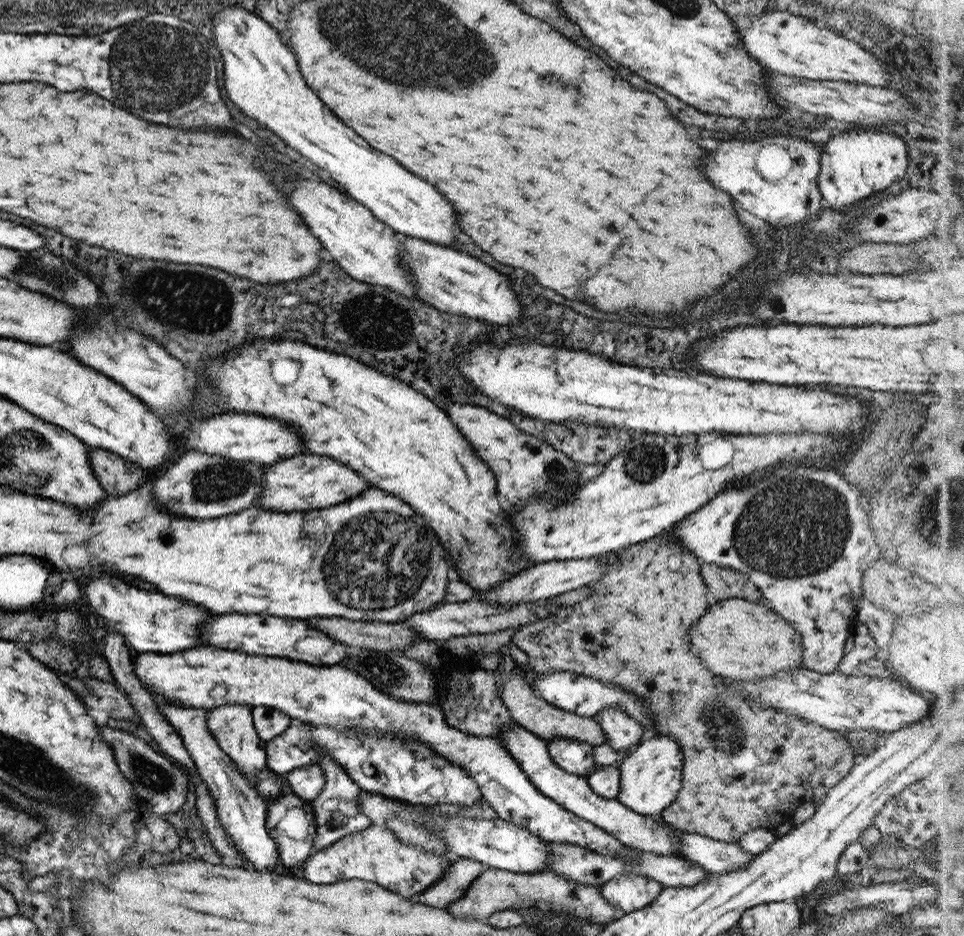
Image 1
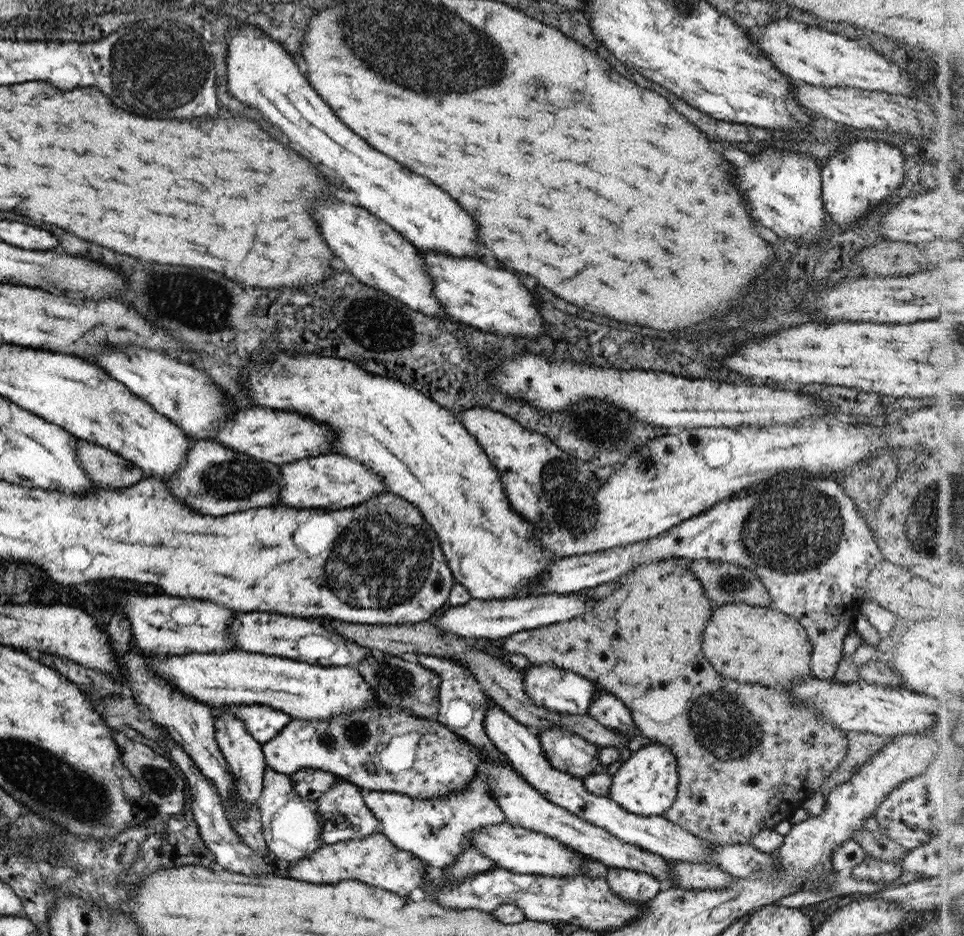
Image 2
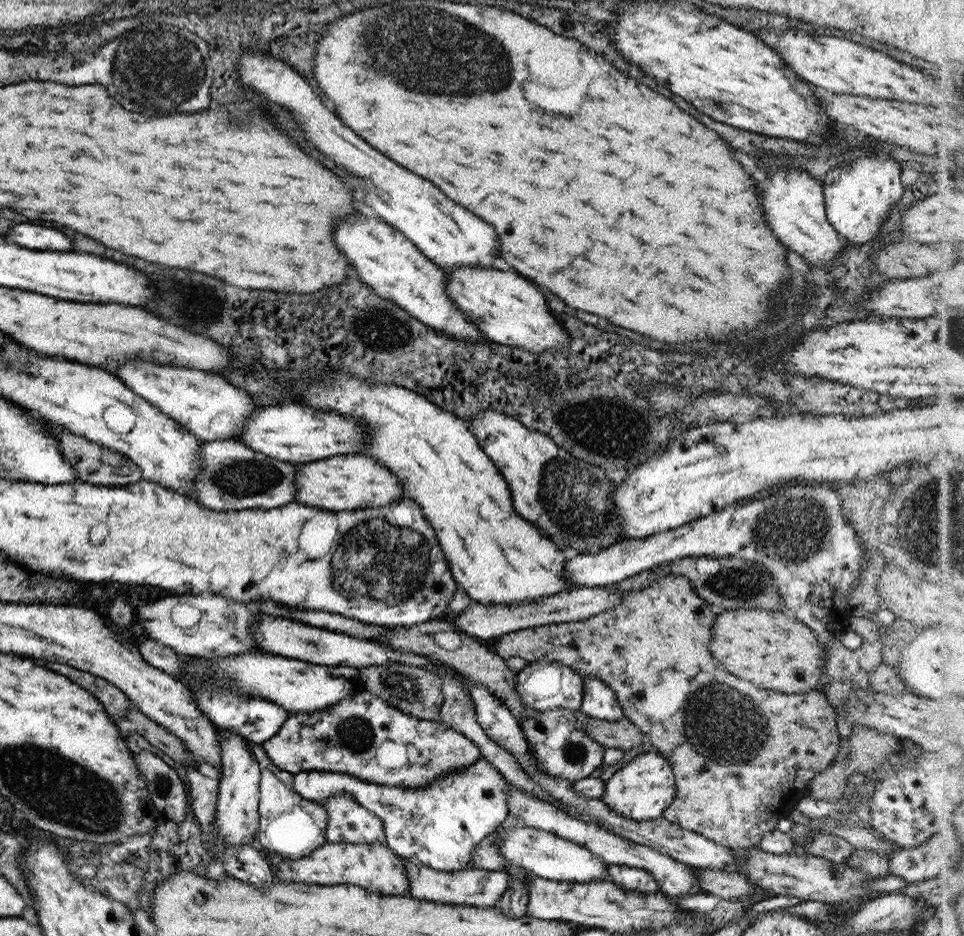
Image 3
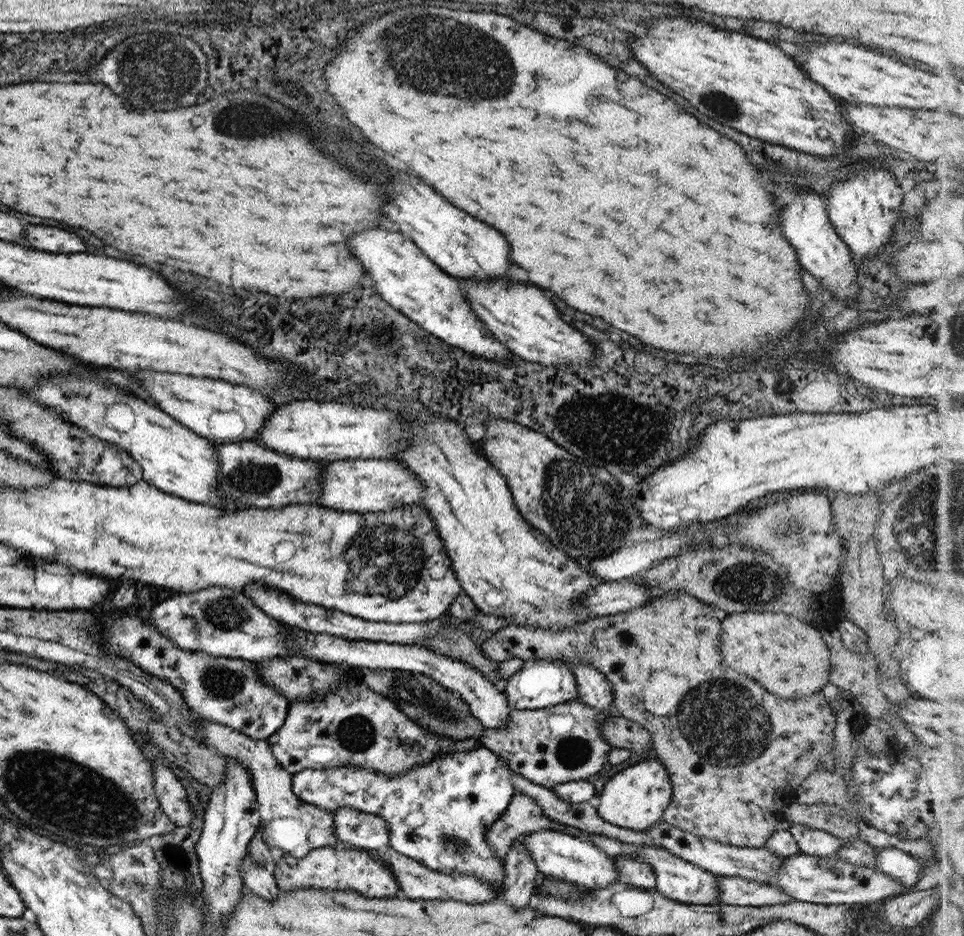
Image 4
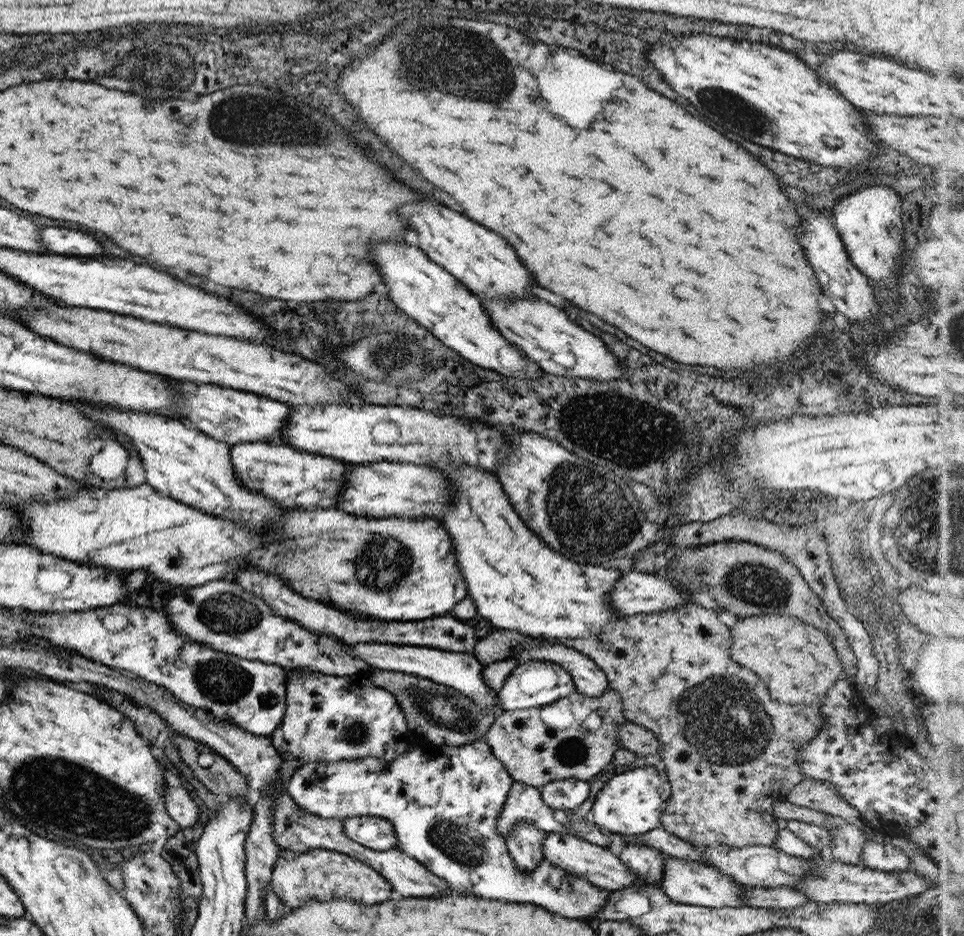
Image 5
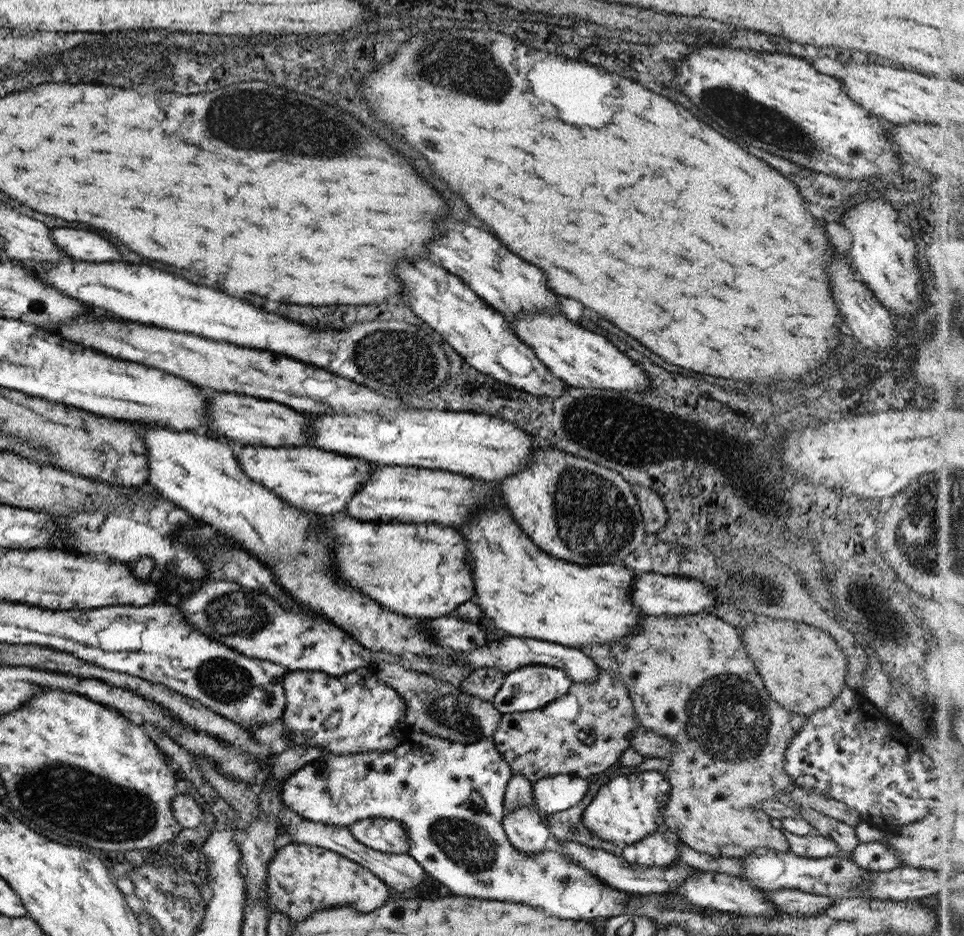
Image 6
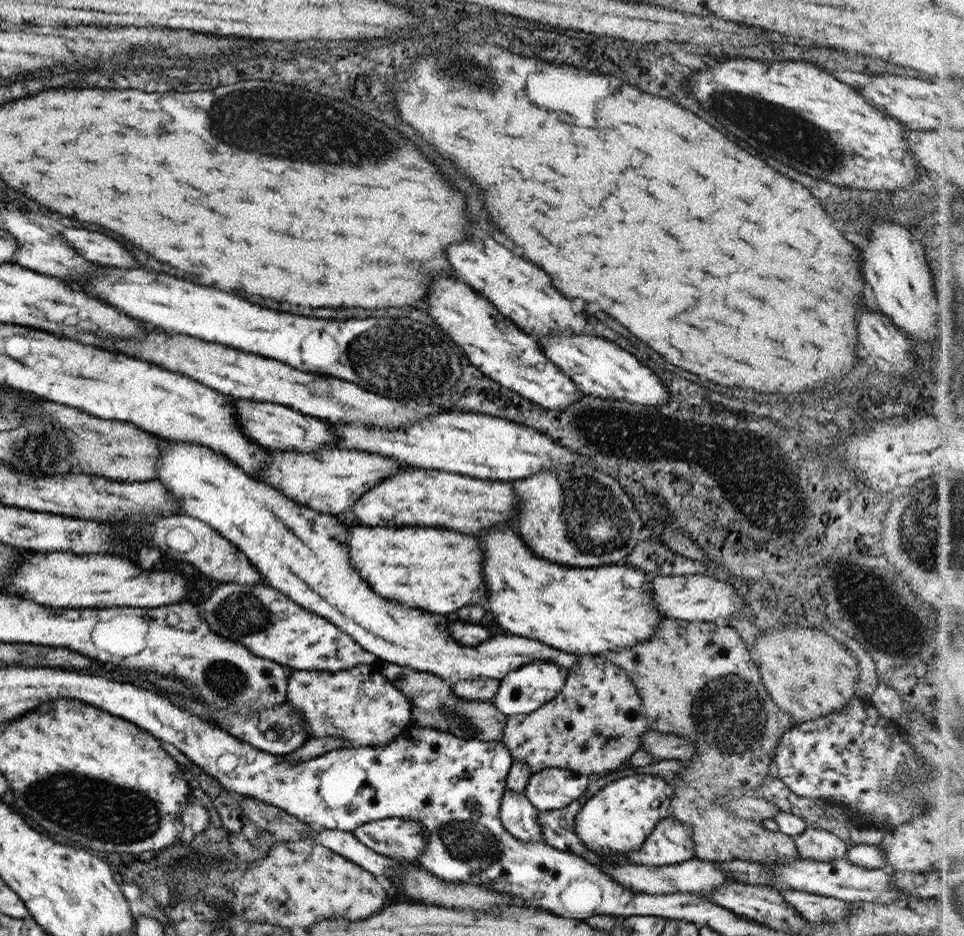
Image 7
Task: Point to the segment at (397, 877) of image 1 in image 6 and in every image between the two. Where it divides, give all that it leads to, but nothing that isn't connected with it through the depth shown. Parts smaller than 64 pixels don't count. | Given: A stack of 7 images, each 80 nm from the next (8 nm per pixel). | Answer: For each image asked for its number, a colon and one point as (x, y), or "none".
2: (373, 860)
3: (373, 867)
4: (329, 868)
5: (317, 873)
6: (300, 878)

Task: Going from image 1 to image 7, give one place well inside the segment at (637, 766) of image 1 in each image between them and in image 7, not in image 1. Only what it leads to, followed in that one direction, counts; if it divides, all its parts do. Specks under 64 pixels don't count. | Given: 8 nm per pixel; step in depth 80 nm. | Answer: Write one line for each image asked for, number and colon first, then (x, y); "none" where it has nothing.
2: (645, 784)
3: (642, 789)
4: (634, 798)
5: (630, 803)
6: (626, 808)
7: (616, 819)

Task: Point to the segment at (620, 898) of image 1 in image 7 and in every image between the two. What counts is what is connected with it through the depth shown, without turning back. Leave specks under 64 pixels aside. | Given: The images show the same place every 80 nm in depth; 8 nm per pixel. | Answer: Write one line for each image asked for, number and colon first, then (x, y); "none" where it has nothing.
2: (630, 885)
3: (628, 878)
4: (632, 872)
5: (646, 862)
6: (660, 848)
7: (670, 842)

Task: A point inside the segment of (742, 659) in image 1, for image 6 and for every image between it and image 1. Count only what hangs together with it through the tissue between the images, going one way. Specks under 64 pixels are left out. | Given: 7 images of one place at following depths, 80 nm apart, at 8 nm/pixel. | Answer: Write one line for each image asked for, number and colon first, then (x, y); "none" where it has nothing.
2: (758, 645)
3: (772, 649)
4: (784, 654)
5: (797, 664)
6: (803, 670)

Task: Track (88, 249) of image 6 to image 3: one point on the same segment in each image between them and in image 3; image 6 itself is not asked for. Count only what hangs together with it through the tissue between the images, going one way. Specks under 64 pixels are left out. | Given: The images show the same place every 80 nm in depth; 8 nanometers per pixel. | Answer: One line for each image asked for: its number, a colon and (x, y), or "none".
3: (38, 238)
4: (40, 238)
5: (60, 241)

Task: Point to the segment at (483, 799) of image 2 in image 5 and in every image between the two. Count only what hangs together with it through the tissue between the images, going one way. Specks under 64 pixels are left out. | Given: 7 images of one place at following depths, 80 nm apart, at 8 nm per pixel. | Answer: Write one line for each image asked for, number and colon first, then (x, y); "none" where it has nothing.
3: (439, 827)
4: (437, 813)
5: (443, 801)

